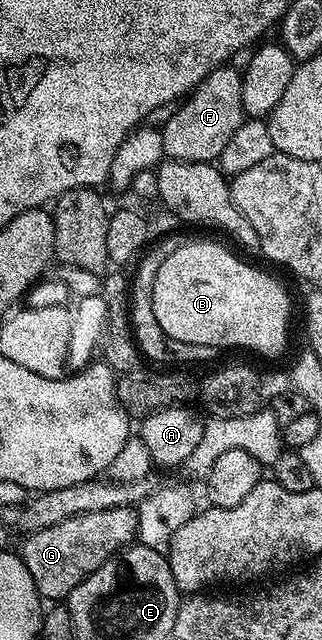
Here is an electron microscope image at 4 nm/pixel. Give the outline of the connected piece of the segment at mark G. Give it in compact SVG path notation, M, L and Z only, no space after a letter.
M131 507L94 510L94 514L66 518L58 526L37 528L27 535L18 547L18 555L26 570L30 570L30 578L34 578L36 591L45 601L64 602L98 566L137 539L136 513Z

